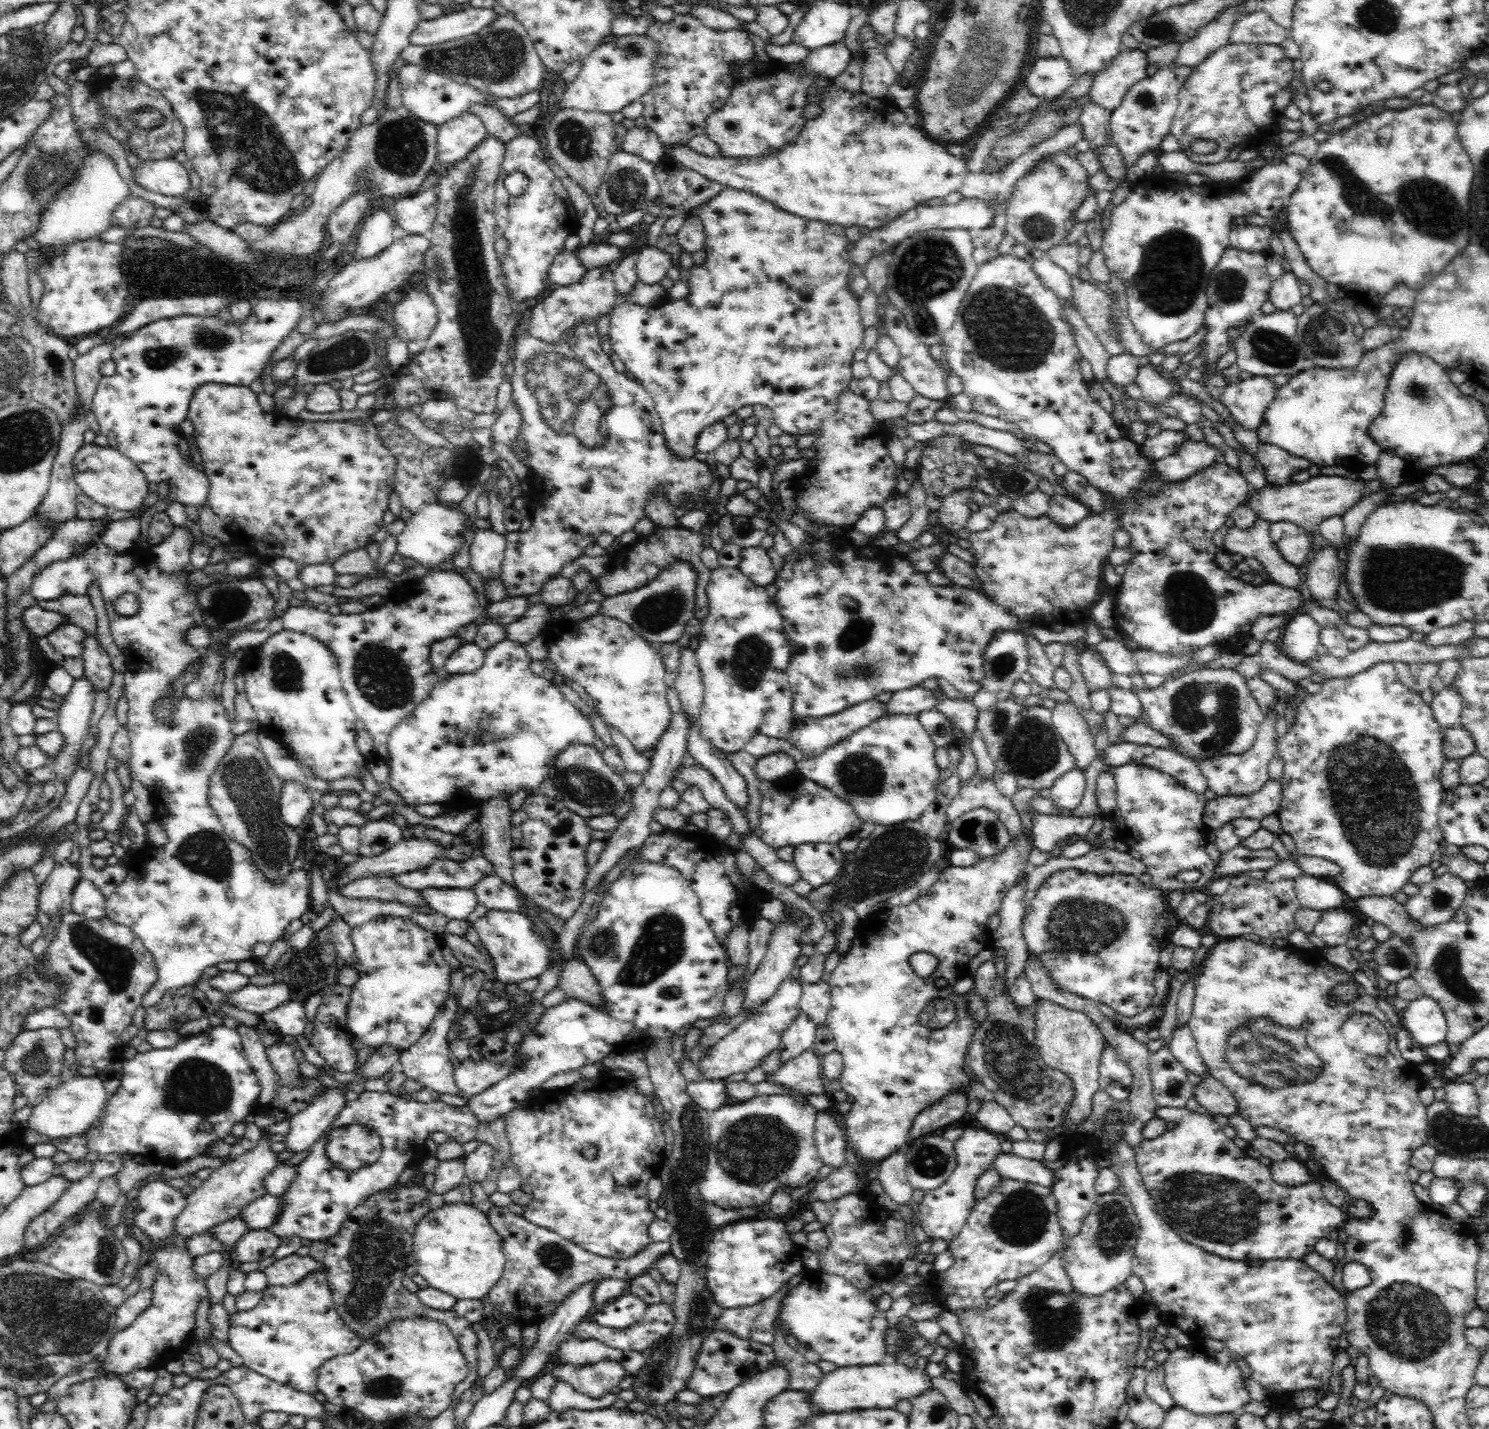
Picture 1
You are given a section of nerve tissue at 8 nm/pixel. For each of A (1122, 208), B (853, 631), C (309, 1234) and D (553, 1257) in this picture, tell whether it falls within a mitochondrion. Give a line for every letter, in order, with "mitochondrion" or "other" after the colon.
A: other
B: mitochondrion
C: other
D: mitochondrion

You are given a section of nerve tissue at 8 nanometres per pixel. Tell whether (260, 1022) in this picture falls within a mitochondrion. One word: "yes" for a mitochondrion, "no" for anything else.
no

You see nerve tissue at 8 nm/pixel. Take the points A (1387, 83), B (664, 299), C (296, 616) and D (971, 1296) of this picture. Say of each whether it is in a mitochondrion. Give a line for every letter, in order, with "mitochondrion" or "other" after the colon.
A: other
B: other
C: other
D: other

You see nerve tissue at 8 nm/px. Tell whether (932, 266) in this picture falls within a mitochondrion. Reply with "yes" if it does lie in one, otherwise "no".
yes

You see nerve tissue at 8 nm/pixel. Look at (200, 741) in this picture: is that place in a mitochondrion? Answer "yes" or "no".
yes

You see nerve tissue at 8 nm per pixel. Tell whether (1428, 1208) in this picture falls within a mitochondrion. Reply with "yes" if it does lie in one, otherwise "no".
no

